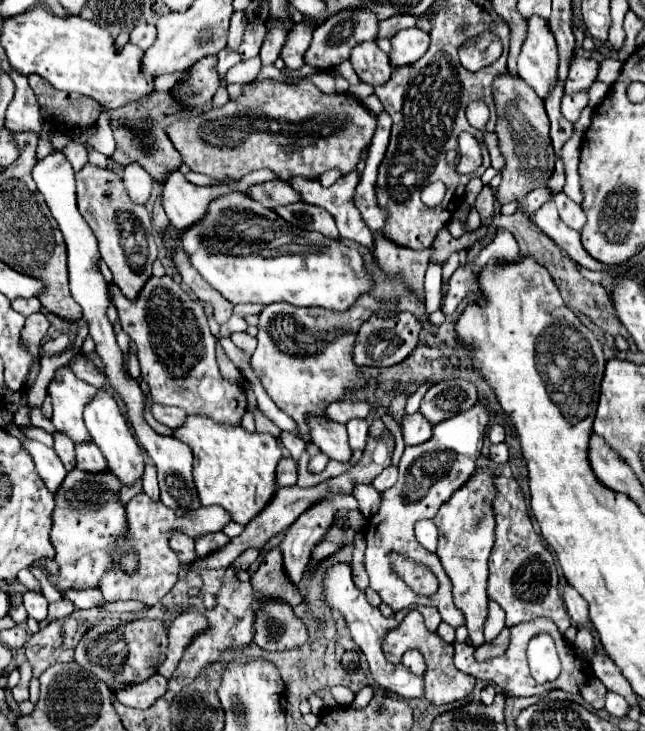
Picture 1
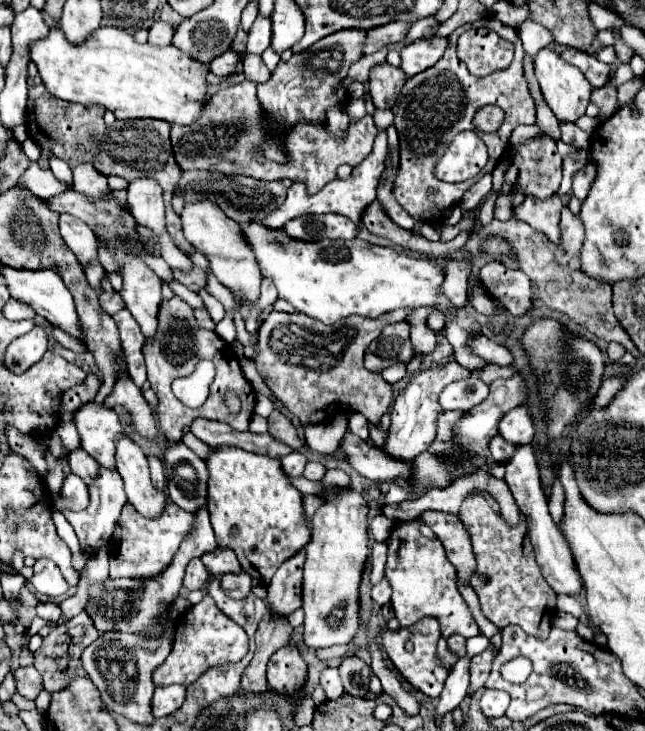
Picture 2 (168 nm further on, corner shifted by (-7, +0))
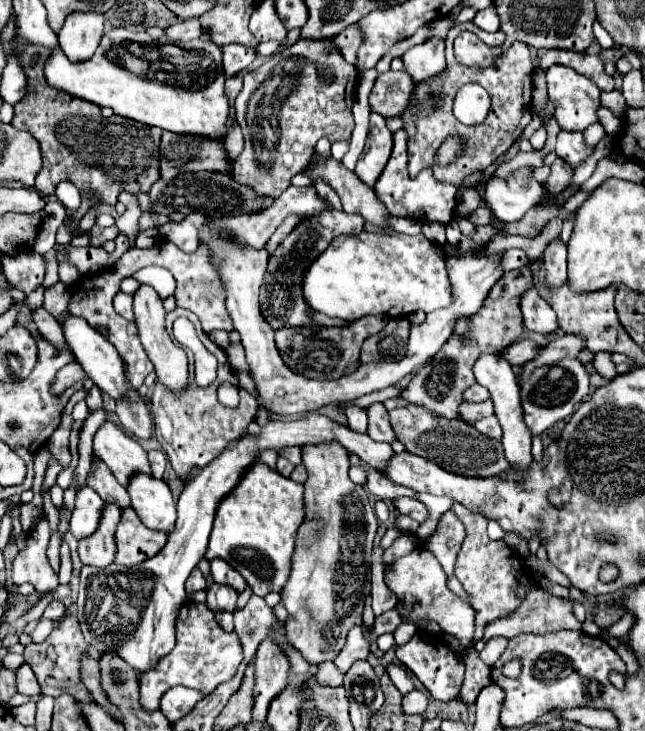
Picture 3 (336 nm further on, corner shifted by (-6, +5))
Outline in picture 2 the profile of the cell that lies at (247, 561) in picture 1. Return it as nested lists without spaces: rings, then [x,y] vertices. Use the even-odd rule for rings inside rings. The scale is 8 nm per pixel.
[[[246,572],[240,574],[226,574],[222,576],[222,588],[236,600],[246,598],[250,588],[252,588],[252,578],[246,576]]]

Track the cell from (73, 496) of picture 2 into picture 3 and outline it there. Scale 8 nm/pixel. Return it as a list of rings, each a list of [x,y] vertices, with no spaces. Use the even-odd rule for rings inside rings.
[[[83,487],[77,493],[75,509],[71,515],[71,533],[77,541],[93,535],[93,529],[101,519],[103,507],[105,507],[105,501],[91,487]]]

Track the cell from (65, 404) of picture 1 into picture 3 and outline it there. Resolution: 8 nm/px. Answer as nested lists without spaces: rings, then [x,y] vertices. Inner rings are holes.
[[[109,421],[99,427],[93,439],[93,453],[113,471],[123,487],[127,487],[129,479],[137,473],[151,475],[147,451]]]

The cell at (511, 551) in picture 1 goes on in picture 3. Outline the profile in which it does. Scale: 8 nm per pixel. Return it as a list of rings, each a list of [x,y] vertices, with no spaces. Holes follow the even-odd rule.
[[[453,503],[451,511],[465,525],[465,541],[455,561],[455,575],[469,595],[469,605],[475,609],[475,643],[483,639],[483,631],[489,623],[511,615],[521,605],[525,593],[531,589],[531,573],[523,567],[523,561],[507,547],[505,541],[491,541],[487,537],[487,519],[483,515],[473,513],[459,503]]]

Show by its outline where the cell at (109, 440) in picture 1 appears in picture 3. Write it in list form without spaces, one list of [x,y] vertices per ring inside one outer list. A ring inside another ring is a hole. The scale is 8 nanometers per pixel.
[[[133,475],[127,485],[131,503],[147,529],[171,533],[177,521],[175,499],[163,479],[149,475]]]

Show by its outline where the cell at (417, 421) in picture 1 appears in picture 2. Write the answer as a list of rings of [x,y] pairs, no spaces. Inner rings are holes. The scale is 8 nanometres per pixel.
[[[442,412],[442,416],[438,416],[438,432],[436,432],[436,440],[450,440],[452,436],[452,426],[454,422],[462,416],[462,412]]]

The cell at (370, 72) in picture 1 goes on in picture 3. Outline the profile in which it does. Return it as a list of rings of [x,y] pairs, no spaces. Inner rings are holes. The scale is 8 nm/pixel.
[[[387,71],[381,73],[369,95],[369,107],[381,117],[401,117],[413,93],[413,79],[407,71]]]

